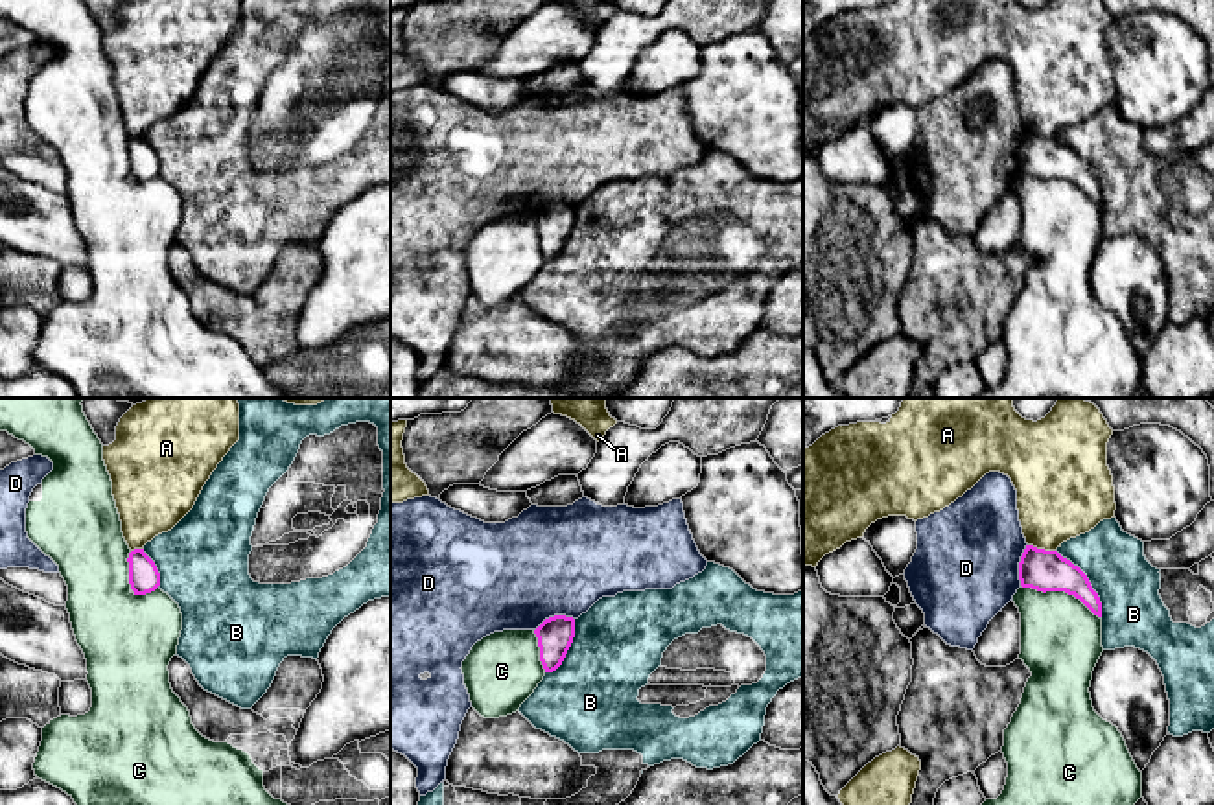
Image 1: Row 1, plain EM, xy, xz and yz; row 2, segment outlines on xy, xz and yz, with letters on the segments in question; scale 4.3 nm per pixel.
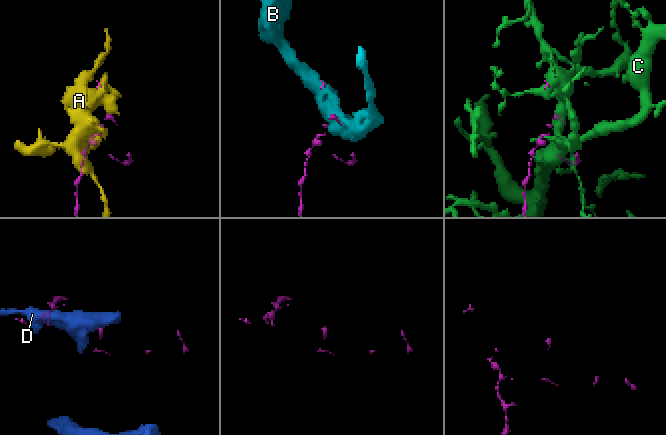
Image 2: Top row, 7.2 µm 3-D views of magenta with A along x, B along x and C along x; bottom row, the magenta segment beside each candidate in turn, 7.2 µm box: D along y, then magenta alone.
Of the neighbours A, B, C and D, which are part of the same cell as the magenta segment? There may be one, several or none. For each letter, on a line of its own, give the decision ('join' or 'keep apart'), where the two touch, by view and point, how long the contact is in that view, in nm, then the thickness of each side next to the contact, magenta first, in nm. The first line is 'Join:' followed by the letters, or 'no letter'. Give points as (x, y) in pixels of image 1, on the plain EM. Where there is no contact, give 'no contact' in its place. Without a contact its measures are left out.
Join: no letter
A: keep apart | yz (1041, 137) | 120 nm | 180/380 nm
B: keep apart | yz (1089, 170) | 360 nm | 180/280 nm
C: keep apart | yz (1060, 177) | 380 nm | 180/360 nm
D: keep apart | yz (1019, 151) | 190 nm | 180/460 nm

